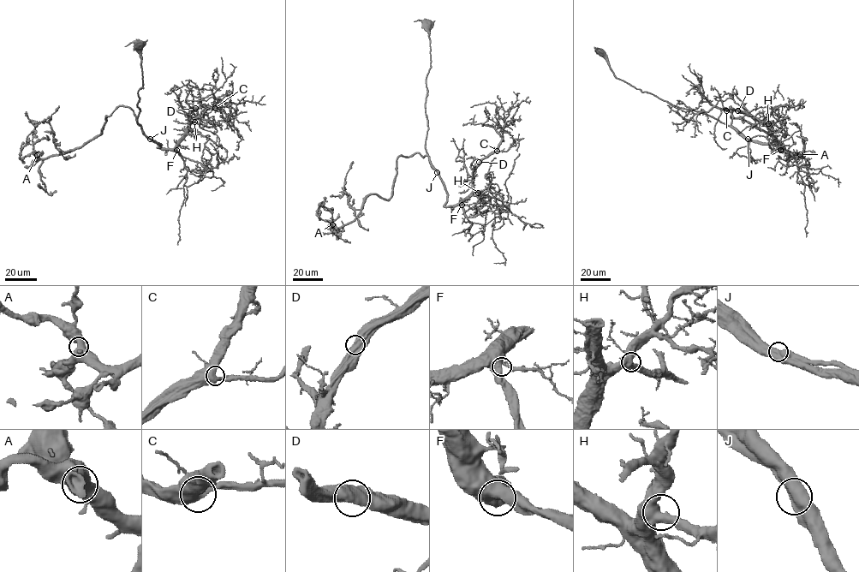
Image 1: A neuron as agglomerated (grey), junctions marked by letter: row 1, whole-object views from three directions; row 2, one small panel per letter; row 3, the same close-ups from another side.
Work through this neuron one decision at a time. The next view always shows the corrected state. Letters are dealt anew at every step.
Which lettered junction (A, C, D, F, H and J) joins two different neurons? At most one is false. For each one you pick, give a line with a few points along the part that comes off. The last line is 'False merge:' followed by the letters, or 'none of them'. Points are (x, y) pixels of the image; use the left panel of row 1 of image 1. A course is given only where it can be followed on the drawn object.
False merge: none of them

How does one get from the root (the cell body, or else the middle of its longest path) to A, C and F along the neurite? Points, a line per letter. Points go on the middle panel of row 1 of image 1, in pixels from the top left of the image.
A: (426, 26), (427, 154), (399, 156), (391, 196), (370, 194), (353, 220), (332, 224)
C: (426, 26), (425, 149), (447, 194), (444, 206), (470, 193), (477, 165), (497, 151)
F: (426, 26), (430, 68), (426, 79), (425, 149), (447, 194), (444, 205), (462, 205)

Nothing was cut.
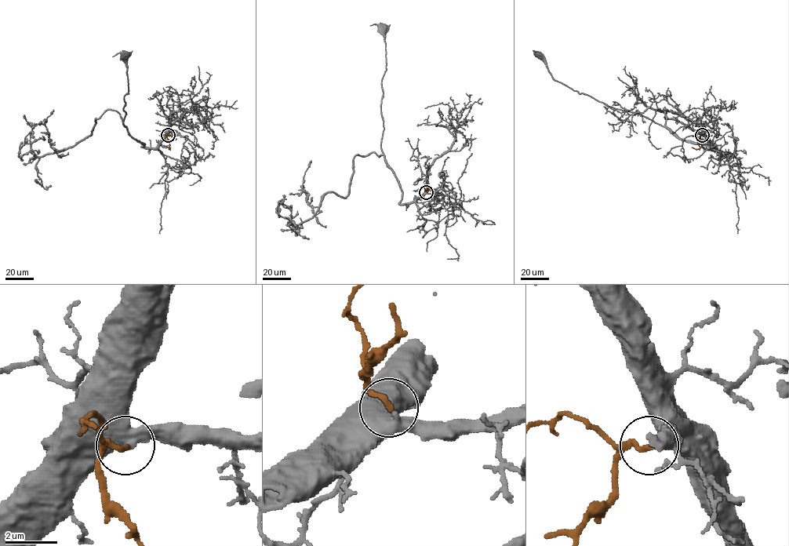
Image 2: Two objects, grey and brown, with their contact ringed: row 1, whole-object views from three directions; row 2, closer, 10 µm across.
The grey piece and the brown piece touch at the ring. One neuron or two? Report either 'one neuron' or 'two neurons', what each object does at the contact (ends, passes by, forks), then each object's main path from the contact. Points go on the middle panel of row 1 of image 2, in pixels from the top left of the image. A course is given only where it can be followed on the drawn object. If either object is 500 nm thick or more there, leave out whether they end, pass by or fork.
one neuron; grey passes by; brown ends there; grey runs (426, 192), (416, 200), (400, 204), (401, 190), (399, 181), (381, 149), (382, 80), (386, 69), (382, 29); brown runs (426, 192), (428, 181)

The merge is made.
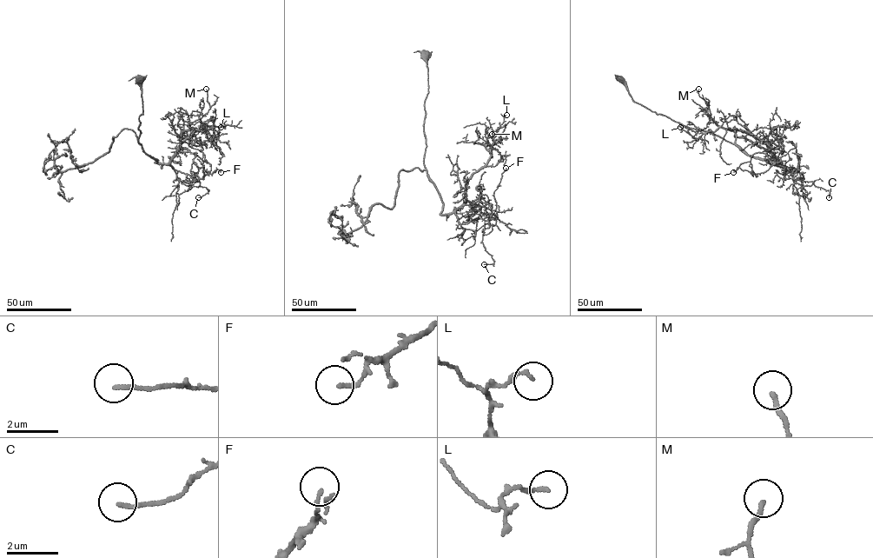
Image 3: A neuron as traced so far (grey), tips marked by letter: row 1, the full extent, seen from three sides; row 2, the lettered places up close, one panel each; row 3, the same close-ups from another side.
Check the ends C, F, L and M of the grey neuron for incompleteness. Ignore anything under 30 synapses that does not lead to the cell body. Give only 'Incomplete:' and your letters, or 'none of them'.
Incomplete: none of them

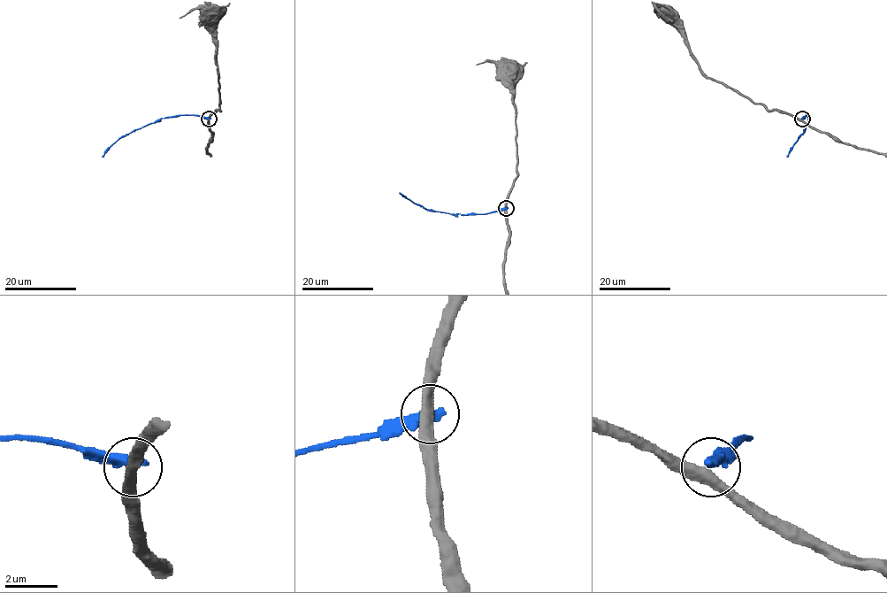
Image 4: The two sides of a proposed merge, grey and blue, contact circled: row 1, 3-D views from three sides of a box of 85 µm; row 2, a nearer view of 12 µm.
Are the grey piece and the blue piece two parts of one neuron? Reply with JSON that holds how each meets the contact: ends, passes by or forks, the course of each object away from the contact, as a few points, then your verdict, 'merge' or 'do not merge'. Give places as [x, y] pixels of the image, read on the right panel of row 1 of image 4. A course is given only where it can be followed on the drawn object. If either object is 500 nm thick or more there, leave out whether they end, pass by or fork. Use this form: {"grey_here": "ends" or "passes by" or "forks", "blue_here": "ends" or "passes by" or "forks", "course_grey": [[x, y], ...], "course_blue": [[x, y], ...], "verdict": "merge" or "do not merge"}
{"grey_here": "passes by", "blue_here": "ends", "course_grey": [[802, 119], [768, 110], [711, 80], [692, 54], [684, 28], [675, 15], [668, 15]], "course_blue": [[802, 119], [807, 114], [805, 131], [787, 157]], "verdict": "do not merge"}

